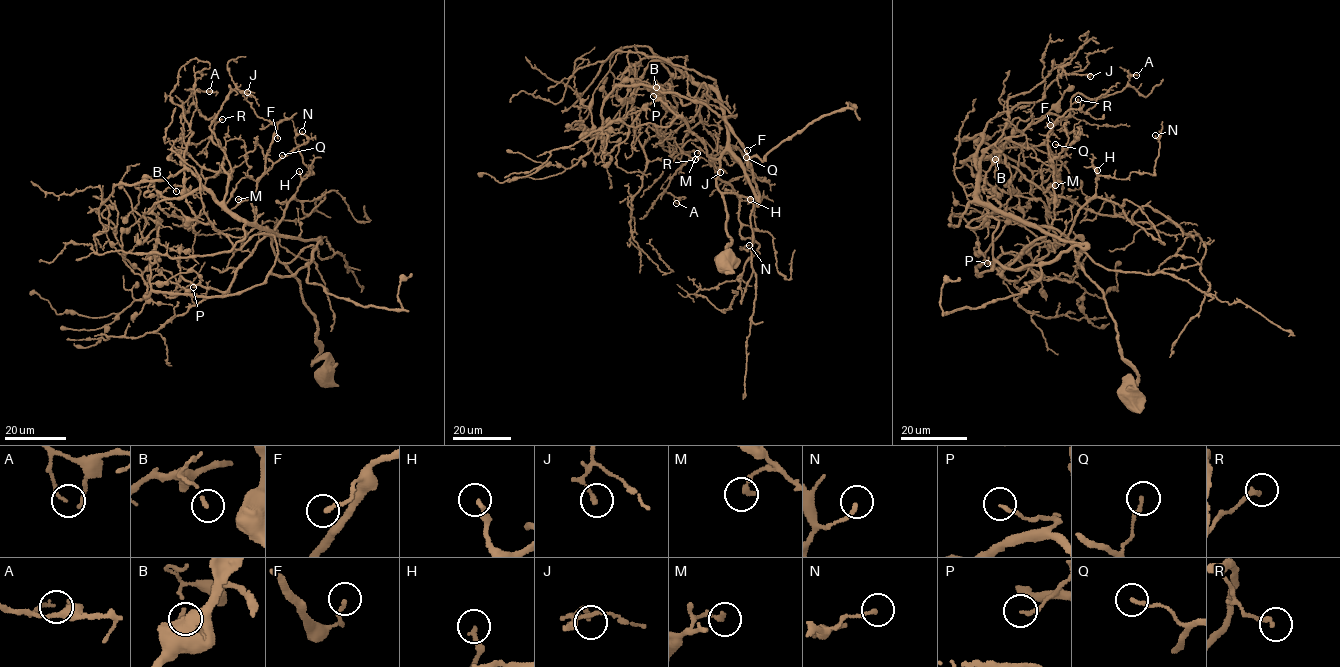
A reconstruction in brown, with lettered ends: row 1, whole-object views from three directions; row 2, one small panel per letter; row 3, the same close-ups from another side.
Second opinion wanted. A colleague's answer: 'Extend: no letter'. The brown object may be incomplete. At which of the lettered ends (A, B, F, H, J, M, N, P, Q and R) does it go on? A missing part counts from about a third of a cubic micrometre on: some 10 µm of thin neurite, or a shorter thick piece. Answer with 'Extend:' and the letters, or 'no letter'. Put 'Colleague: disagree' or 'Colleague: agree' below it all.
Extend: no letter
Colleague: agree

